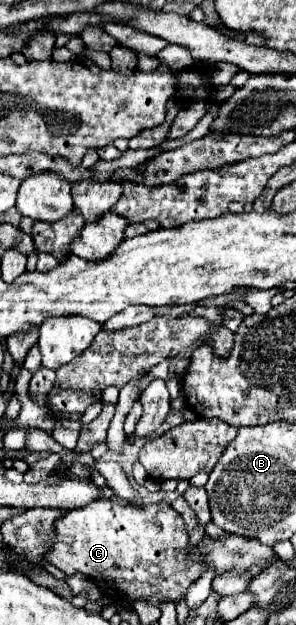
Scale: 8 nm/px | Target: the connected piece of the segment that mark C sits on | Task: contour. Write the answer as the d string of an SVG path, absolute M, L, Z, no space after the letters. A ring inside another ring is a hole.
M95 500L63 514L55 524L55 532L57 538L47 560L67 576L81 572L99 586L103 596L127 608L137 600L147 600L153 606L161 606L163 602L177 604L187 594L187 588L203 576L205 566L209 566L215 576L237 570L239 574L257 578L279 560L275 550L257 538L229 532L221 540L213 540L213 550L201 550L201 542L187 550L189 534L183 518L167 502L141 508Z

